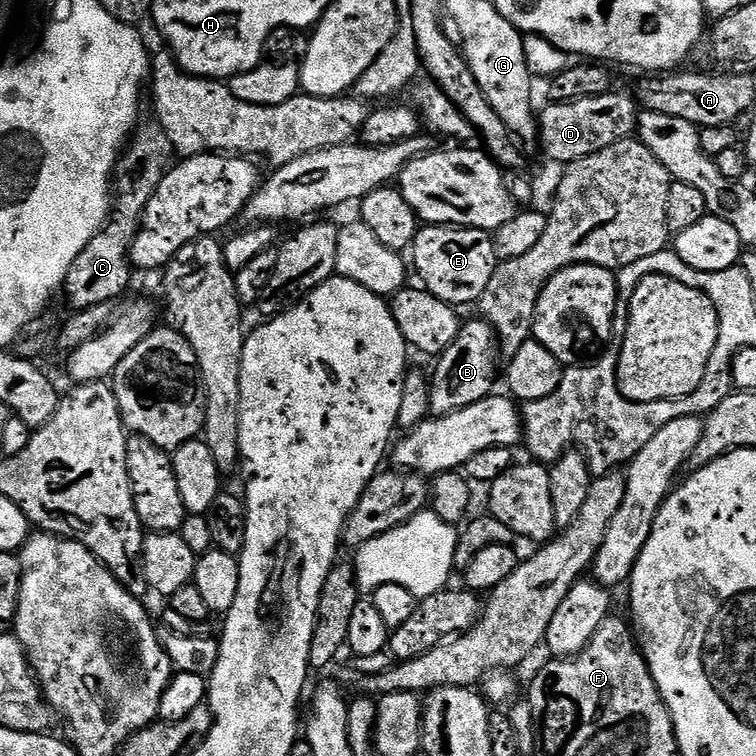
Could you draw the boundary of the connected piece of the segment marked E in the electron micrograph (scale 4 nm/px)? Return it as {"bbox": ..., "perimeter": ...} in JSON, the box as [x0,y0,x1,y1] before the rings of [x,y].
{"bbox":[410,226,498,306],"perimeter":[[[424,226],[416,233],[416,240],[411,246],[410,264],[416,267],[420,275],[419,283],[434,298],[442,298],[442,302],[463,306],[463,304],[475,305],[479,301],[482,290],[486,290],[490,278],[494,274],[498,263],[496,258],[496,247],[492,241],[493,233],[478,228],[455,227],[455,226]]]}

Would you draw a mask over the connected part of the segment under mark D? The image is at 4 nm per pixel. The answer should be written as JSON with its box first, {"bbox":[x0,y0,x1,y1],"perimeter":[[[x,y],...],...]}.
{"bbox":[538,90,638,166],"perimeter":[[[609,90],[601,96],[587,96],[581,100],[567,100],[565,104],[545,103],[544,109],[538,112],[538,142],[544,146],[544,152],[560,166],[573,164],[575,160],[586,158],[598,150],[606,150],[616,140],[623,140],[633,135],[638,115],[638,104],[631,95],[623,96],[617,90]]]}

